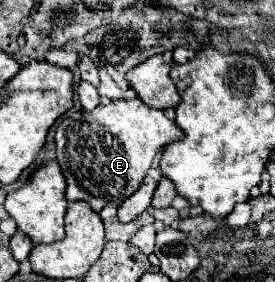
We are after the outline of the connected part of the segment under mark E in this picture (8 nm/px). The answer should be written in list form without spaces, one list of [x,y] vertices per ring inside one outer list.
[[[139,98],[129,102],[113,100],[109,104],[99,104],[91,112],[83,110],[79,120],[59,120],[55,144],[57,162],[65,170],[63,176],[67,178],[67,200],[85,200],[95,212],[99,212],[105,204],[121,204],[117,208],[119,222],[135,220],[151,204],[151,196],[157,186],[157,180],[147,176],[153,158],[167,144],[183,138],[181,134],[183,132],[163,114],[163,110],[149,108]]]

